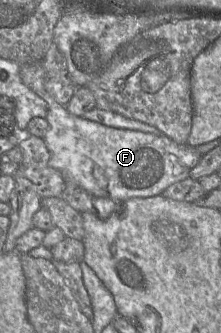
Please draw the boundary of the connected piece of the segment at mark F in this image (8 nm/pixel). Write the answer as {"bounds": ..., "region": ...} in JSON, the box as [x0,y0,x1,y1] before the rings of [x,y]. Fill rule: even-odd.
{"bounds":[20,62,201,203],"region":[[[42,62],[20,66],[22,82],[47,103],[48,112],[45,119],[49,127],[43,139],[50,152],[49,165],[59,170],[65,181],[75,182],[89,194],[97,197],[108,197],[118,203],[123,203],[134,197],[160,195],[170,185],[189,177],[190,171],[201,159],[201,154],[196,147],[179,144],[164,134],[158,136],[138,130],[109,127],[69,113],[65,106],[59,104],[46,91],[46,72]],[[99,173],[108,180],[108,186],[105,189],[97,183],[96,174]]]}

